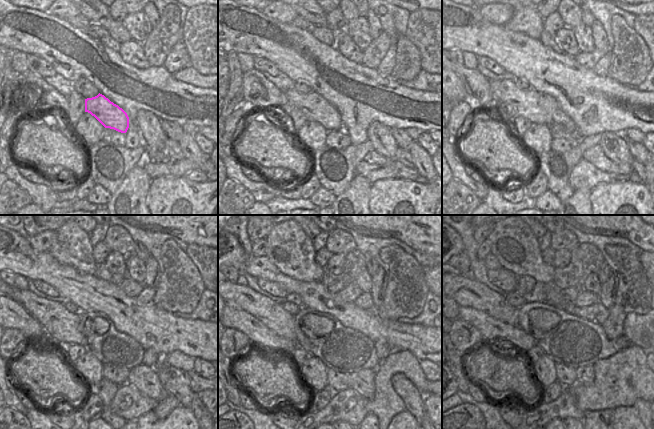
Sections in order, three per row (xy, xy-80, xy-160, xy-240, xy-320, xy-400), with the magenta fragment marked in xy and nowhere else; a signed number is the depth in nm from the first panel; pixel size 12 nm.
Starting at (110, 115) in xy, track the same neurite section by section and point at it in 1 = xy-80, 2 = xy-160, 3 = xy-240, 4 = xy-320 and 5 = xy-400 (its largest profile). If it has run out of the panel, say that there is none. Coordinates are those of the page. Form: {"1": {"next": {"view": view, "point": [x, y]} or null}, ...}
{"1": {"next": {"view": "xy-80", "point": [314, 107]}}, "2": {"next": {"view": "xy-160", "point": [511, 102]}}, "3": {"next": {"view": "xy-240", "point": [60, 326]}}, "4": {"next": {"view": "xy-320", "point": [275, 317]}}, "5": {"next": {"view": "xy-400", "point": [495, 310]}}}

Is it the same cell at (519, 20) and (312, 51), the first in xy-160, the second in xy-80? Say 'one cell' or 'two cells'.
two cells

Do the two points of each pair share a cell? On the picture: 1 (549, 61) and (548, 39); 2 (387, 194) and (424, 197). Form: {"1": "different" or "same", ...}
{"1": "different", "2": "same"}

